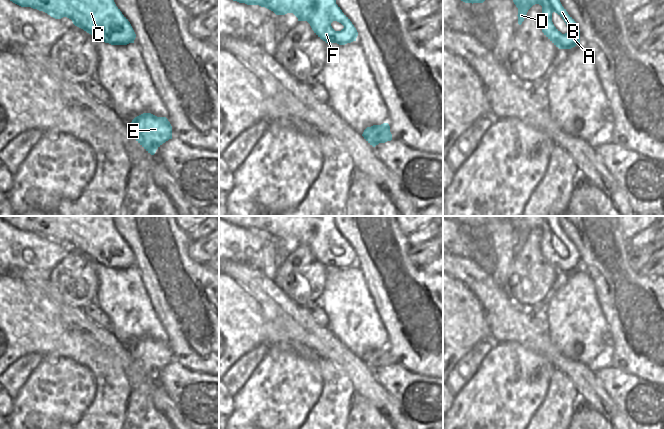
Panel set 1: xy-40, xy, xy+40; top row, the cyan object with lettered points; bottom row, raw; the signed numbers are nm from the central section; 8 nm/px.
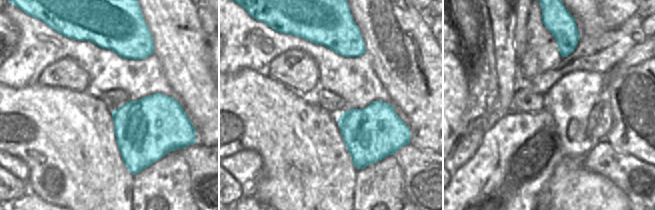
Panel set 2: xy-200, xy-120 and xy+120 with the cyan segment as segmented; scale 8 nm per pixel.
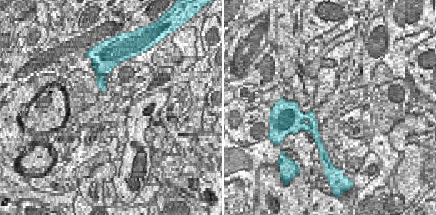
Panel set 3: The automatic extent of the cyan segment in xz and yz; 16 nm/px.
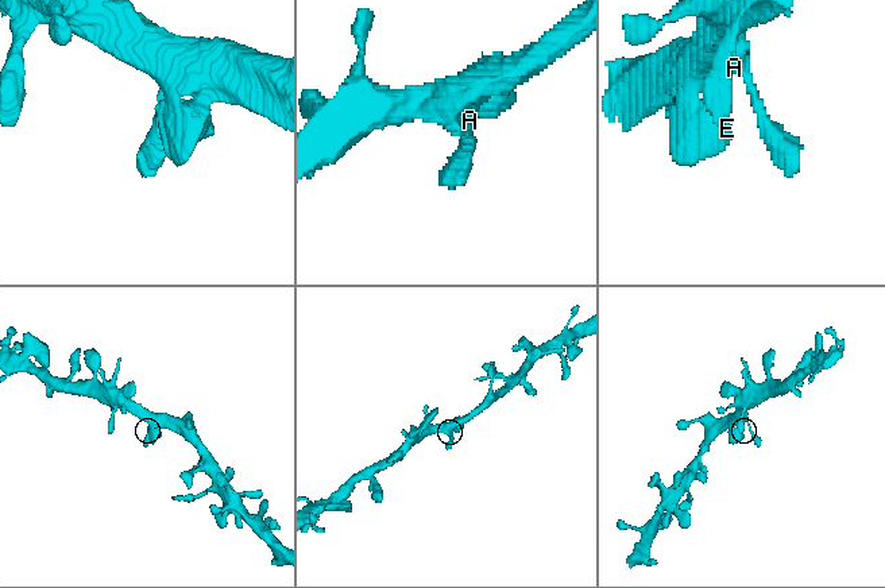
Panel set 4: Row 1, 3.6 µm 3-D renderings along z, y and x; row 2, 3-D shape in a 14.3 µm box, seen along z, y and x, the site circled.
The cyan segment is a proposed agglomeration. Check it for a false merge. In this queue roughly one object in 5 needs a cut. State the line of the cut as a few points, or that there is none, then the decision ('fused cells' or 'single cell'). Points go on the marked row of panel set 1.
no cut; single cell

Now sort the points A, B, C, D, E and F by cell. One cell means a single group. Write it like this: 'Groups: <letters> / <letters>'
Groups: A B C D E F.

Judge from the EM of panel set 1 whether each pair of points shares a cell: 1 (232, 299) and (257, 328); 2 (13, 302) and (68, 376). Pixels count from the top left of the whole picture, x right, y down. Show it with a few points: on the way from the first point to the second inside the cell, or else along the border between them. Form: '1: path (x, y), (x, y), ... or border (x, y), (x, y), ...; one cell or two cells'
1: path (235, 306), (250, 321); one cell
2: border (44, 356), (64, 356), (77, 363); two cells

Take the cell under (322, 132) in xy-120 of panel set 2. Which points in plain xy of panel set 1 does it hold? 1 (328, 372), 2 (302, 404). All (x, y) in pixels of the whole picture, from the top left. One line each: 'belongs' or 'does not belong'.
1: belongs
2: does not belong

